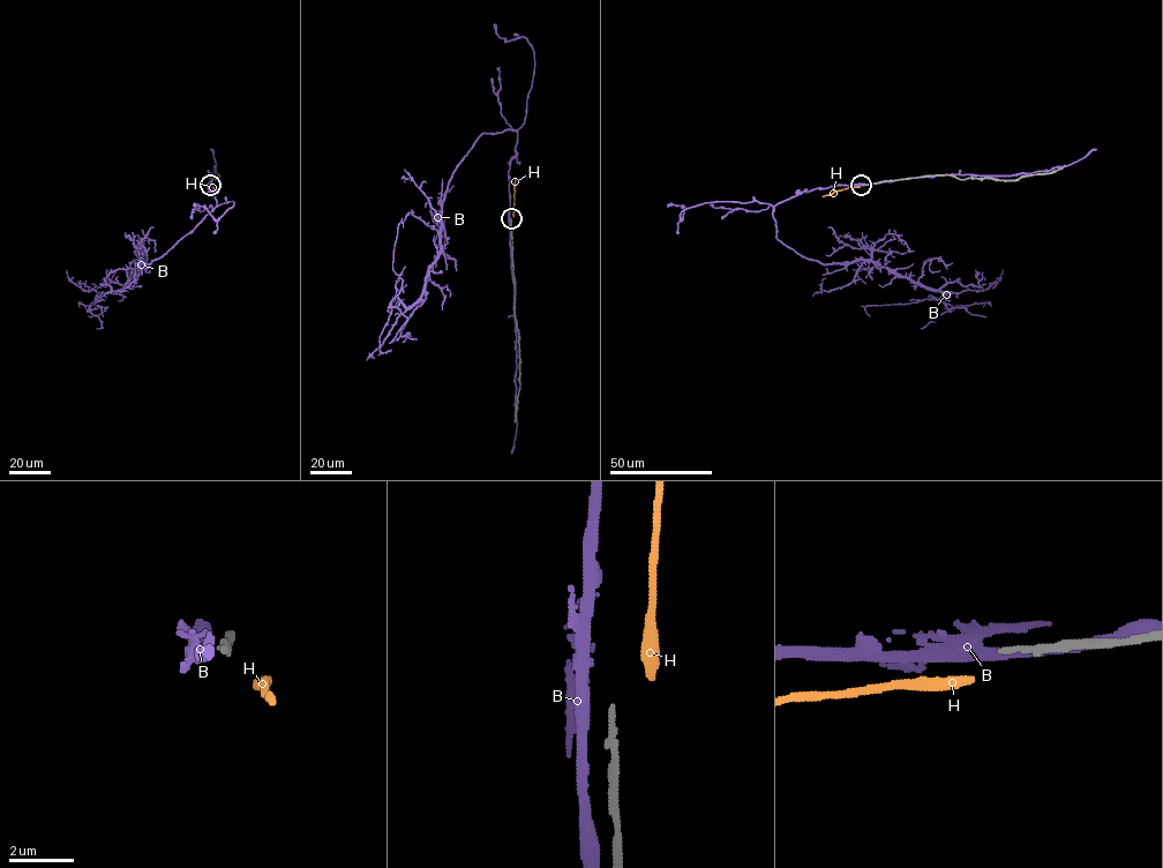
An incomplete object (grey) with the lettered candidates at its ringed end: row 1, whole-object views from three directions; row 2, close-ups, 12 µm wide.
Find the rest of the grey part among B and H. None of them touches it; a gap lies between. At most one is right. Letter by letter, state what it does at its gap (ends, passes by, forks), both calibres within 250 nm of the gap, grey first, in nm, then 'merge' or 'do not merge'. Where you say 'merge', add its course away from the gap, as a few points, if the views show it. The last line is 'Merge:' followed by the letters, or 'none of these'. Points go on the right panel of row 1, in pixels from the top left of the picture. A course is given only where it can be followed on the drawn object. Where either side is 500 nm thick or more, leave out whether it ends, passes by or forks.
B: it passes by; 150 nm thick on the grey side, 360 nm on the other; do not merge
H: it ends there; 150 nm thick on the grey side, 340 nm on the other; do not merge
Merge: none of these

